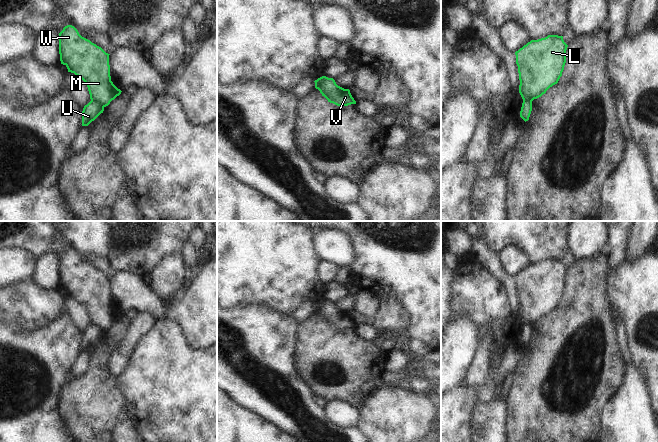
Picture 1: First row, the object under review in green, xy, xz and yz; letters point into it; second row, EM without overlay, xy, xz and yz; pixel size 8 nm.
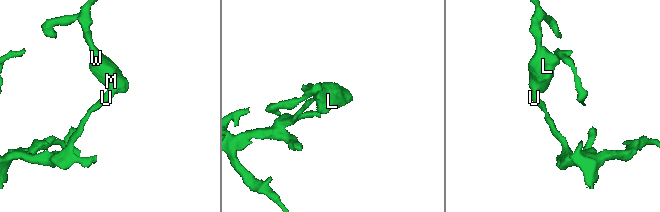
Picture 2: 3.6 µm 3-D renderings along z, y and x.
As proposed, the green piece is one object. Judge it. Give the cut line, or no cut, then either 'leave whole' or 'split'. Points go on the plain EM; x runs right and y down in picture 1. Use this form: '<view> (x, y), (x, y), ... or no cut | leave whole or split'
xy (91, 323), (104, 330) | split

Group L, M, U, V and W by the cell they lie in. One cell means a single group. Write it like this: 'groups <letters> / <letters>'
groups L M V W / U

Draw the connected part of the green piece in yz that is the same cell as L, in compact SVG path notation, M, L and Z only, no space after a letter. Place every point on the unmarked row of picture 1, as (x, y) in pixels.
M548 259L531 264L515 276L523 325L532 326L558 307L566 287L567 271L563 260Z

